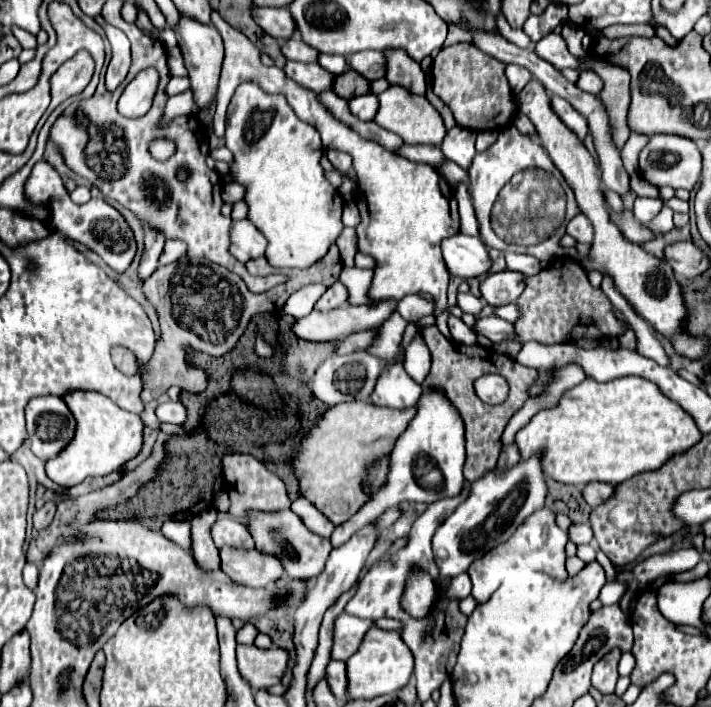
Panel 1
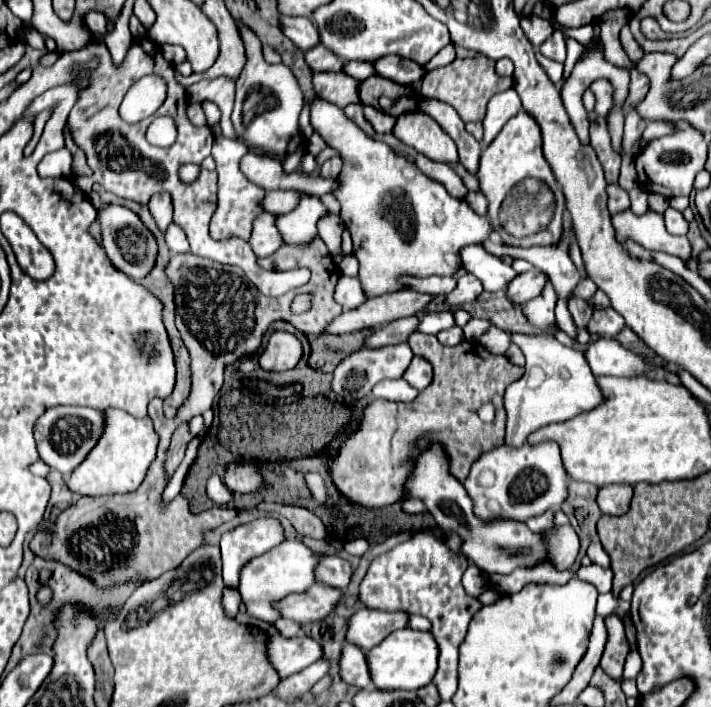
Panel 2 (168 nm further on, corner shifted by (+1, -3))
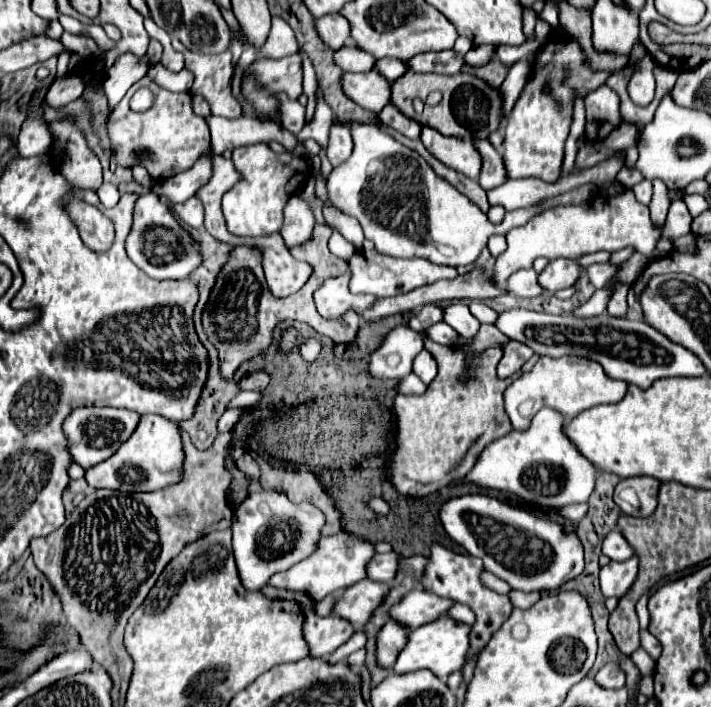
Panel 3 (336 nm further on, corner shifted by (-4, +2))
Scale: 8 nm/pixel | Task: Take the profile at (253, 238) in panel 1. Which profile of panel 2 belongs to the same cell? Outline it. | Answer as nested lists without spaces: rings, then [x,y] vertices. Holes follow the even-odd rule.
[[[268,211],[262,213],[254,221],[254,229],[252,229],[252,237],[250,237],[250,245],[252,245],[254,253],[258,257],[268,257],[282,243],[284,243],[284,239],[280,239],[280,231],[276,231],[276,213],[268,213]]]

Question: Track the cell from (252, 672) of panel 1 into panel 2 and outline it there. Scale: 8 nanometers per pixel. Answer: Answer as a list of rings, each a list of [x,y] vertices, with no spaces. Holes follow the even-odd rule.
[[[266,625],[266,633],[270,635],[268,657],[276,671],[280,673],[280,677],[298,673],[324,655],[322,645],[308,635],[284,637],[272,625]]]

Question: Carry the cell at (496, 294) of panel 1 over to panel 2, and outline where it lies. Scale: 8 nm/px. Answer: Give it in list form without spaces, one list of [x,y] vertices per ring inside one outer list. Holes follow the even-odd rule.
[[[532,269],[528,273],[520,273],[510,285],[508,285],[508,297],[514,301],[514,303],[526,303],[534,297],[538,297],[544,289],[544,285],[548,283],[548,275],[538,271],[538,269]]]

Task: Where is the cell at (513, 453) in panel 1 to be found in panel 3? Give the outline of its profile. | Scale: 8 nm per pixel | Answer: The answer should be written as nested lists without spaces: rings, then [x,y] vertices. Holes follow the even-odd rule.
[[[539,356],[537,364],[533,370],[525,372],[519,376],[507,390],[505,390],[505,412],[511,418],[511,424],[515,430],[527,430],[531,426],[531,418],[537,410],[541,408],[553,408],[559,414],[565,414],[567,418],[577,416],[583,410],[589,410],[597,404],[613,404],[619,402],[625,396],[627,382],[613,380],[609,378],[599,362],[593,362],[589,358],[581,356],[561,356],[561,358],[551,358],[551,356]],[[531,400],[533,410],[531,416],[521,416],[519,404]]]

